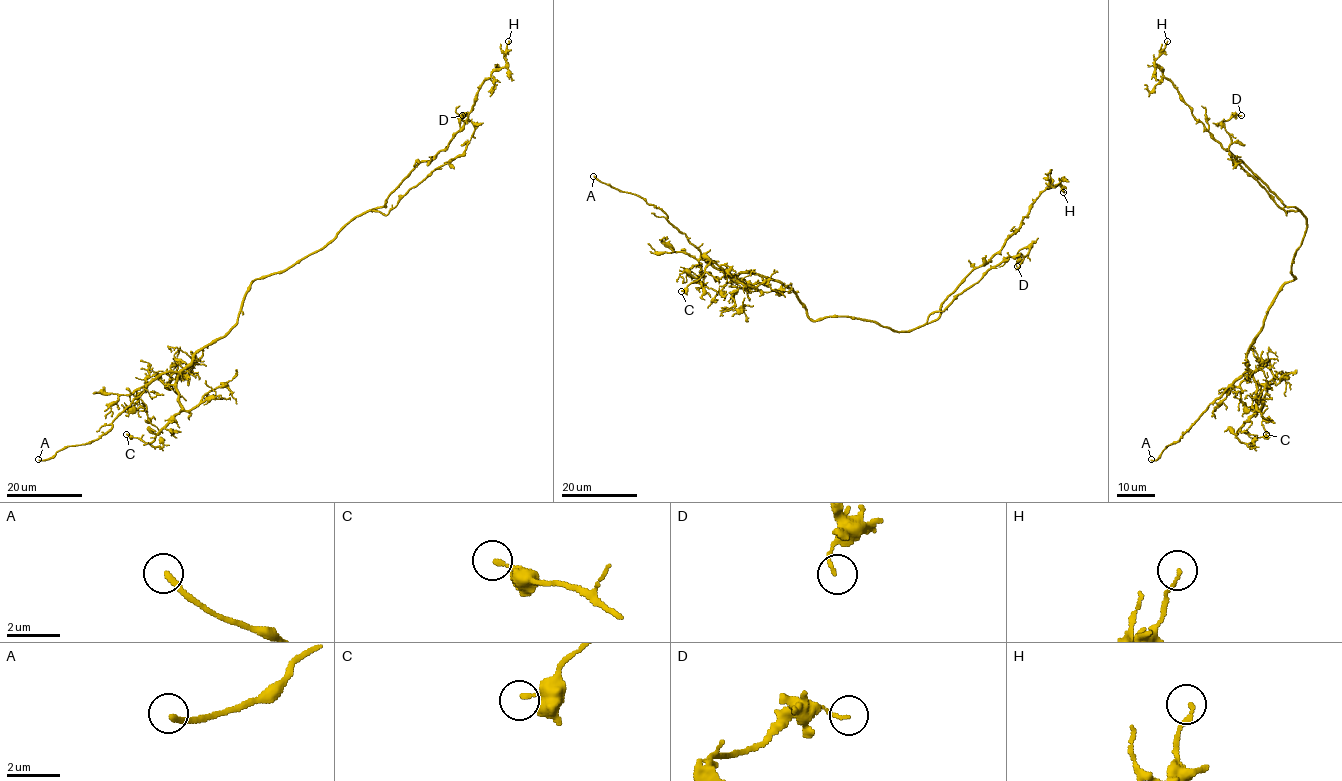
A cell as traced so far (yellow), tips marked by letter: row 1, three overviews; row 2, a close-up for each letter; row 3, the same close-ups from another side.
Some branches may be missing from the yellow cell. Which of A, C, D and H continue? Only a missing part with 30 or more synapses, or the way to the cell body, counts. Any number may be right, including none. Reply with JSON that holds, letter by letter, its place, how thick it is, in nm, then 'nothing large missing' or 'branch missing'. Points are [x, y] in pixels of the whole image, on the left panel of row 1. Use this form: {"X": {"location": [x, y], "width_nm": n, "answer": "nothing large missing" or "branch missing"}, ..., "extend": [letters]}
{"A": {"location": [38, 459], "width_nm": 200, "answer": "branch missing"}, "C": {"location": [126, 434], "width_nm": 170, "answer": "nothing large missing"}, "D": {"location": [462, 115], "width_nm": 110, "answer": "nothing large missing"}, "H": {"location": [508, 41], "width_nm": 120, "answer": "nothing large missing"}, "extend": ["A"]}

